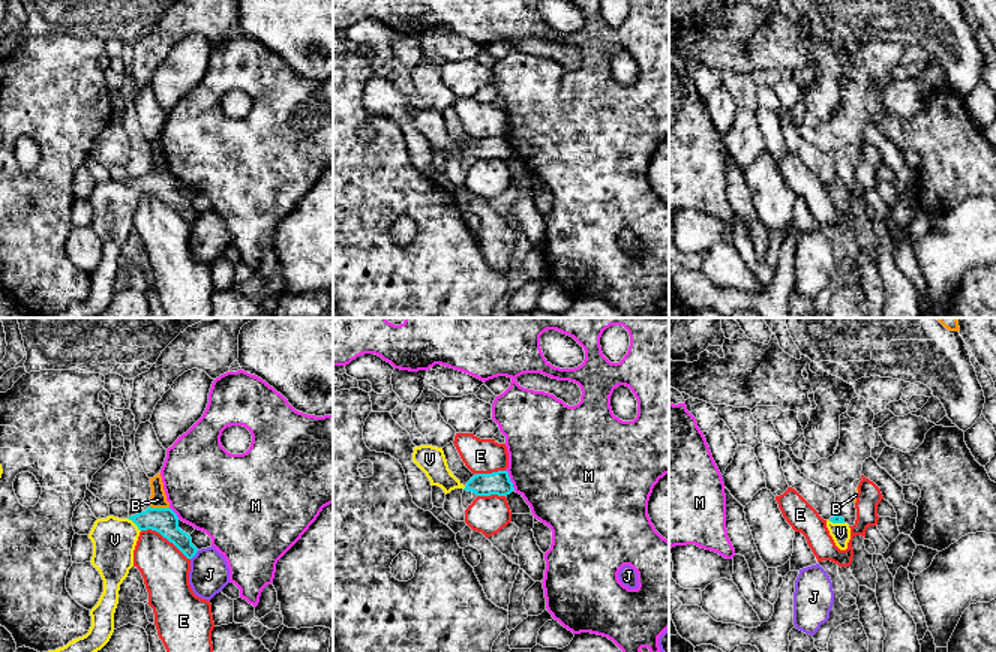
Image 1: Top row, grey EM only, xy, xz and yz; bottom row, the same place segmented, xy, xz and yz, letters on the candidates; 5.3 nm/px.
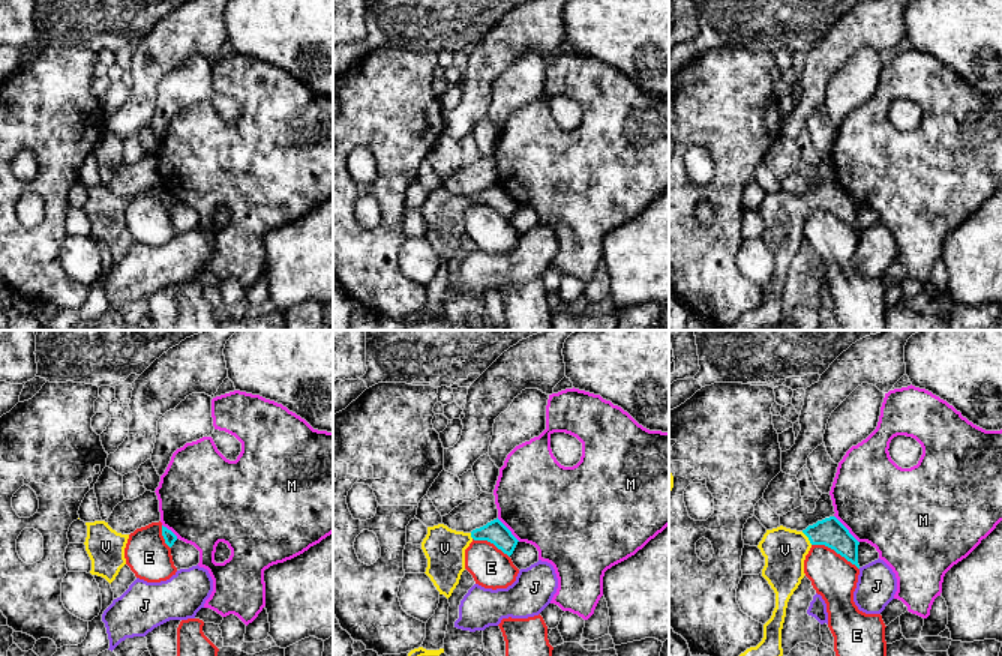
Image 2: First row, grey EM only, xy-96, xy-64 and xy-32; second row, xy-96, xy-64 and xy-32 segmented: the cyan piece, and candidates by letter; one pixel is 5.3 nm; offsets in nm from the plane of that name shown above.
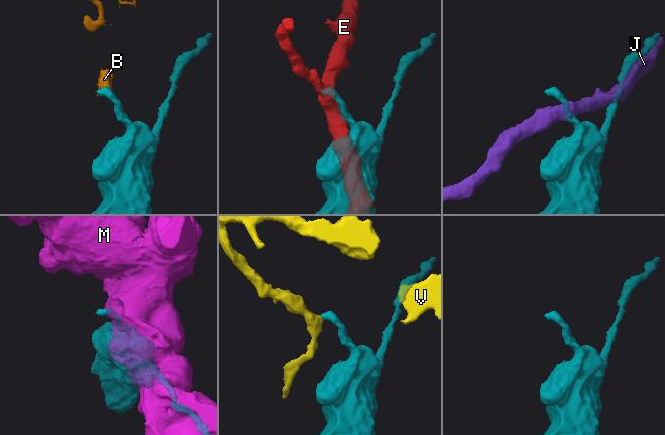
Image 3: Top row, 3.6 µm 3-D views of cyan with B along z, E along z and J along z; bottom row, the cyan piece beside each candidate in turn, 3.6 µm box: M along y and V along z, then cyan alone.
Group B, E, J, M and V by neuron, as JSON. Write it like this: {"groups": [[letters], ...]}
{"groups": [["B", "E"], ["J"], ["M"], ["V"]]}

